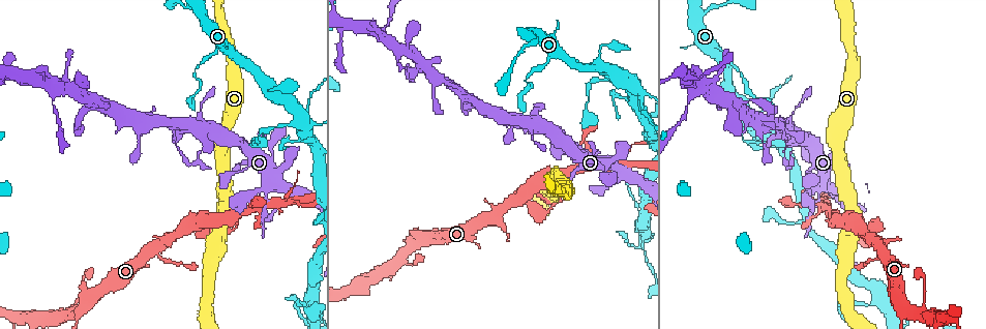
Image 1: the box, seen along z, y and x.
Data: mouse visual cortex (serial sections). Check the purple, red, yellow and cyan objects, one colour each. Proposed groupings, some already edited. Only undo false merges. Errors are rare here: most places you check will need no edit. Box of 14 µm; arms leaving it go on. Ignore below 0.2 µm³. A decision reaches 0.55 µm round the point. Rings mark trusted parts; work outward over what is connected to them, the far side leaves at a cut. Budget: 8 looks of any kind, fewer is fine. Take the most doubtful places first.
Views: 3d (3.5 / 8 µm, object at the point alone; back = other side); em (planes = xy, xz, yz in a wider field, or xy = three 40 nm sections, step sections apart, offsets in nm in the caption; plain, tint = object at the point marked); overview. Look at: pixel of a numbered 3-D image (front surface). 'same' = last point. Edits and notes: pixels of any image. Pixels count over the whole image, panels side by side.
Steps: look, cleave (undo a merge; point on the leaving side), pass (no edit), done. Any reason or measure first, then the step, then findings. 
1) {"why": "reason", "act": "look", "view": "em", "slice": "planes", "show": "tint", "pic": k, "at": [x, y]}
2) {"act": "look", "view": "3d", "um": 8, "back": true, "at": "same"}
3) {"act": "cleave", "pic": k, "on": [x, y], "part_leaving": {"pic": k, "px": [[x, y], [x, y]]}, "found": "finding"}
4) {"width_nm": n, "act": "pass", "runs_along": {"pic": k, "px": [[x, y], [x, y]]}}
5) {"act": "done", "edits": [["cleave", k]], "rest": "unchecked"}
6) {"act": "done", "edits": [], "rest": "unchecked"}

{"why": "looks like a crossing", "act": "look", "view": "3d", "um": 3.5, "back": true, "pic": 1, "at": [311, 303]}

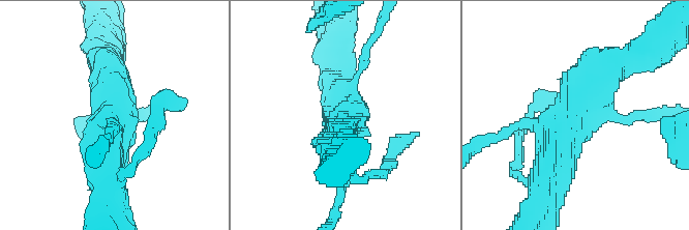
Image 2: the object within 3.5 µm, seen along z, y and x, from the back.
{"act": "pass", "runs_along": {"pic": 2, "px": [[634, 55], [575, 103], [549, 161]]}, "found": "all the same cell"}

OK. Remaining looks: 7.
{"why": "two arms in line, one across", "act": "look", "view": "3d", "um": 3.5, "pic": 1, "at": [57, 87]}

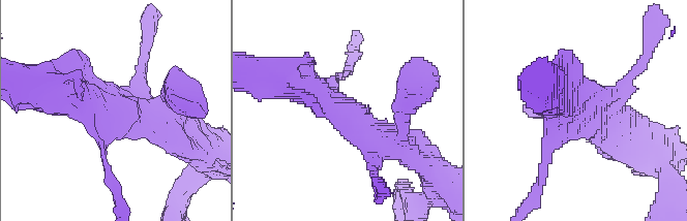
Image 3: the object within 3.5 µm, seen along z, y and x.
{"arms": 3, "arm_widths_nm": [100, 300, 500], "act": "look", "view": "em", "slice": "xy", "step": 3, "show": "tint", "pic": 3, "at": [113, 108]}

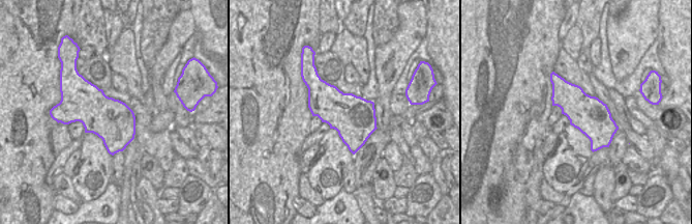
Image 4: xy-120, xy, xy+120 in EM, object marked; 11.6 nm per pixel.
{"act": "look", "view": "em", "slice": "xy", "step": 2, "show": "tint", "at": "same"}

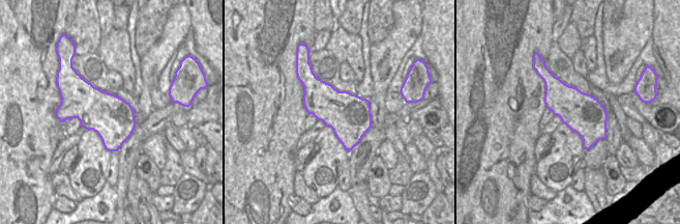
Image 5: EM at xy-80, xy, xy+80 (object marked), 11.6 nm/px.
{"act": "pass", "runs_along": {"pic": 3, "px": [[401, 137], [285, 82]]}, "found": "one cell here"}

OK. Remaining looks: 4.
{"why": "thick turns thin", "act": "look", "view": "3d", "um": 3.5, "pic": 1, "at": [639, 100]}

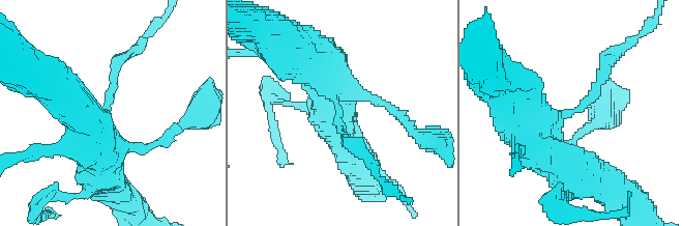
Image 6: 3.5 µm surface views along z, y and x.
{"arm_widths_nm": [150, 600], "act": "look", "view": "em", "slice": "xy", "step": 5, "show": "tint", "pic": 6, "at": [338, 112]}

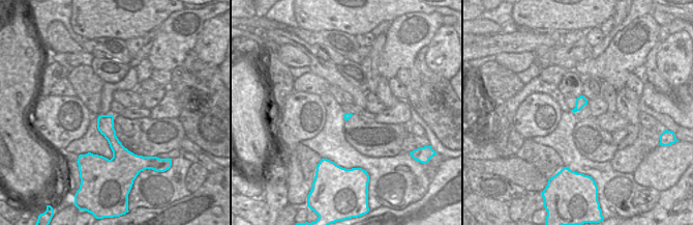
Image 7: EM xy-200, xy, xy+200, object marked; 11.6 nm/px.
{"act": "pass", "found": "continuous, no second cell"}

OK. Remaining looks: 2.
{"act": "done", "edits": [], "rest": "unchecked"}

